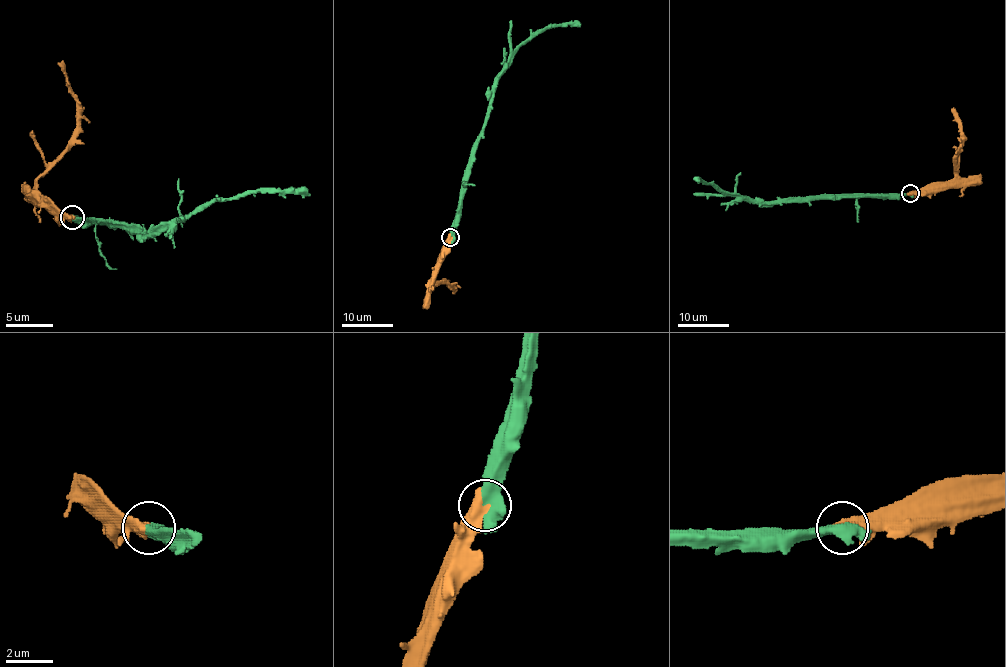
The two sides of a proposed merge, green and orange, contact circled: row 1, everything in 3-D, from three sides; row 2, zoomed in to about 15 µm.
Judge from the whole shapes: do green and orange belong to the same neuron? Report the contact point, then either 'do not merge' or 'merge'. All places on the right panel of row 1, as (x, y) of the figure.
place (910, 193); merge

